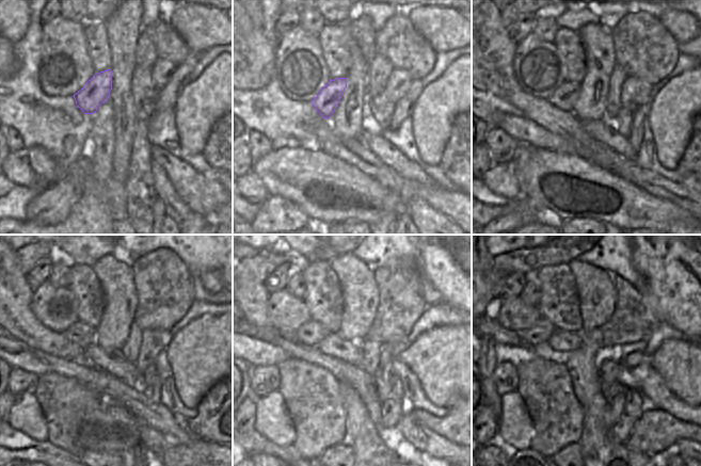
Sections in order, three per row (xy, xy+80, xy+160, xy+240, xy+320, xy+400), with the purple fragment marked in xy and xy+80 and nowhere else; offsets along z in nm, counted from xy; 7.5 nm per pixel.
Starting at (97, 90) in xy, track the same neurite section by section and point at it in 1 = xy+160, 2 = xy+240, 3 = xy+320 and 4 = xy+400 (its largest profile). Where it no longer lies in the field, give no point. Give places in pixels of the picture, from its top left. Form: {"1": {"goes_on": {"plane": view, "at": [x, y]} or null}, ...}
{"1": {"goes_on": {"plane": "xy+160", "at": [564, 97]}}, "2": {"goes_on": {"plane": "xy+240", "at": [82, 335]}}, "3": {"goes_on": {"plane": "xy+320", "at": [312, 333]}}, "4": {"goes_on": {"plane": "xy+400", "at": [541, 332]}}}

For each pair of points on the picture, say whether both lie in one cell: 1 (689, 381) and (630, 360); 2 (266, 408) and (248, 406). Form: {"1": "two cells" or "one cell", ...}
{"1": "one cell", "2": "two cells"}

